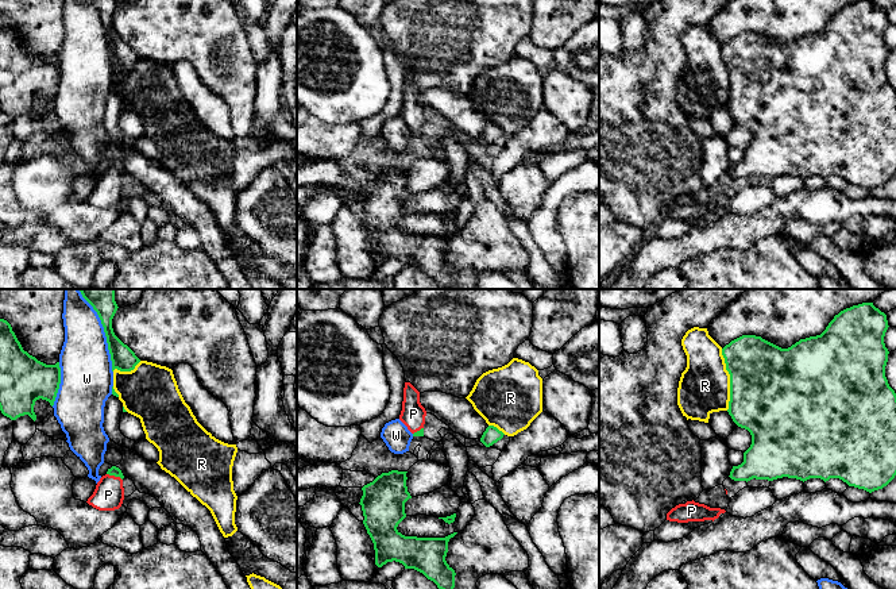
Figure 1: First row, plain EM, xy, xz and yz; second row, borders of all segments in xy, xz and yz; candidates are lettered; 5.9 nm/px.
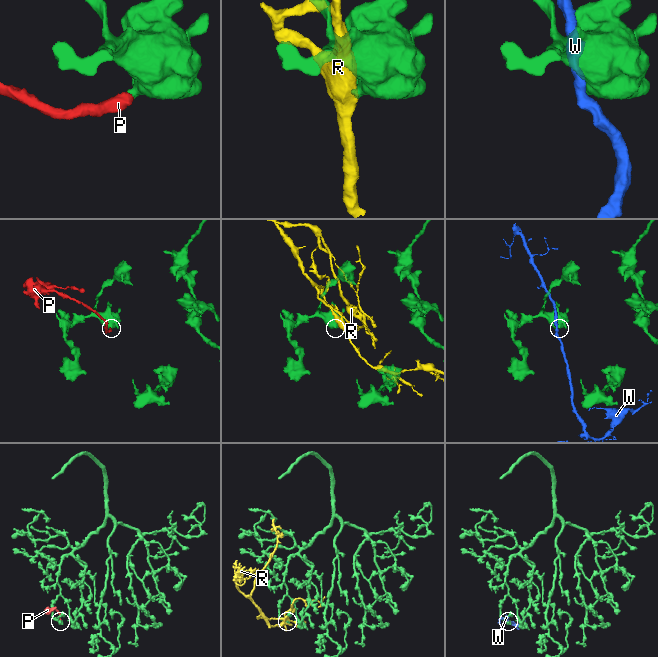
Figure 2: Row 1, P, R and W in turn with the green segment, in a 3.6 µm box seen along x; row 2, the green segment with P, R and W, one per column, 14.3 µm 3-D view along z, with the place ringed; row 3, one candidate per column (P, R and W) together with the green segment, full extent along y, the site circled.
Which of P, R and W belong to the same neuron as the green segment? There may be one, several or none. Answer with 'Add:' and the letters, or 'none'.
Add: P

